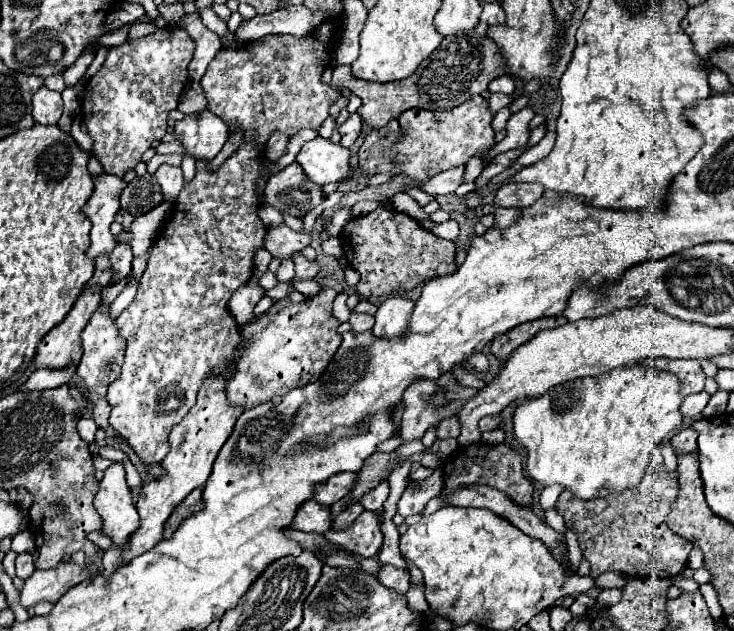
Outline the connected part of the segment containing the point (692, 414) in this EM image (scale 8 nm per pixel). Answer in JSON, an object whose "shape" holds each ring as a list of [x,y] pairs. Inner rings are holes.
{"shape":[[[700,392],[700,394],[684,398],[684,402],[682,402],[682,414],[686,418],[698,418],[700,412],[704,410],[704,406],[708,404],[708,400],[710,400],[708,392]]]}

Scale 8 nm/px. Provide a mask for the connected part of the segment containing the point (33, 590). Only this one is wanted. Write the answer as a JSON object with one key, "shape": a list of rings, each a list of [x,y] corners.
{"shape":[[[68,562],[52,570],[34,570],[34,574],[26,580],[24,588],[20,590],[20,604],[26,610],[32,610],[42,600],[54,604],[72,586],[88,580],[88,576],[92,576],[96,568],[98,568],[96,564],[88,564],[86,568],[80,568],[74,562]]]}

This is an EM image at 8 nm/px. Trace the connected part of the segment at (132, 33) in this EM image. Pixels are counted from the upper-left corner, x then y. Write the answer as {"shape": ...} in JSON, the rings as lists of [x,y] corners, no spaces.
{"shape":[[[151,23],[134,24],[129,31],[128,39],[136,39],[153,33],[158,27]]]}

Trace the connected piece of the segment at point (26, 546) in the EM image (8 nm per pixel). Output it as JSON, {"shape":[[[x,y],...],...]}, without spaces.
{"shape":[[[26,529],[12,539],[11,543],[11,550],[13,550],[16,553],[22,553],[22,552],[31,552],[32,550],[35,549],[35,543],[33,541],[33,536],[32,540],[28,539],[28,536],[31,532]]]}

